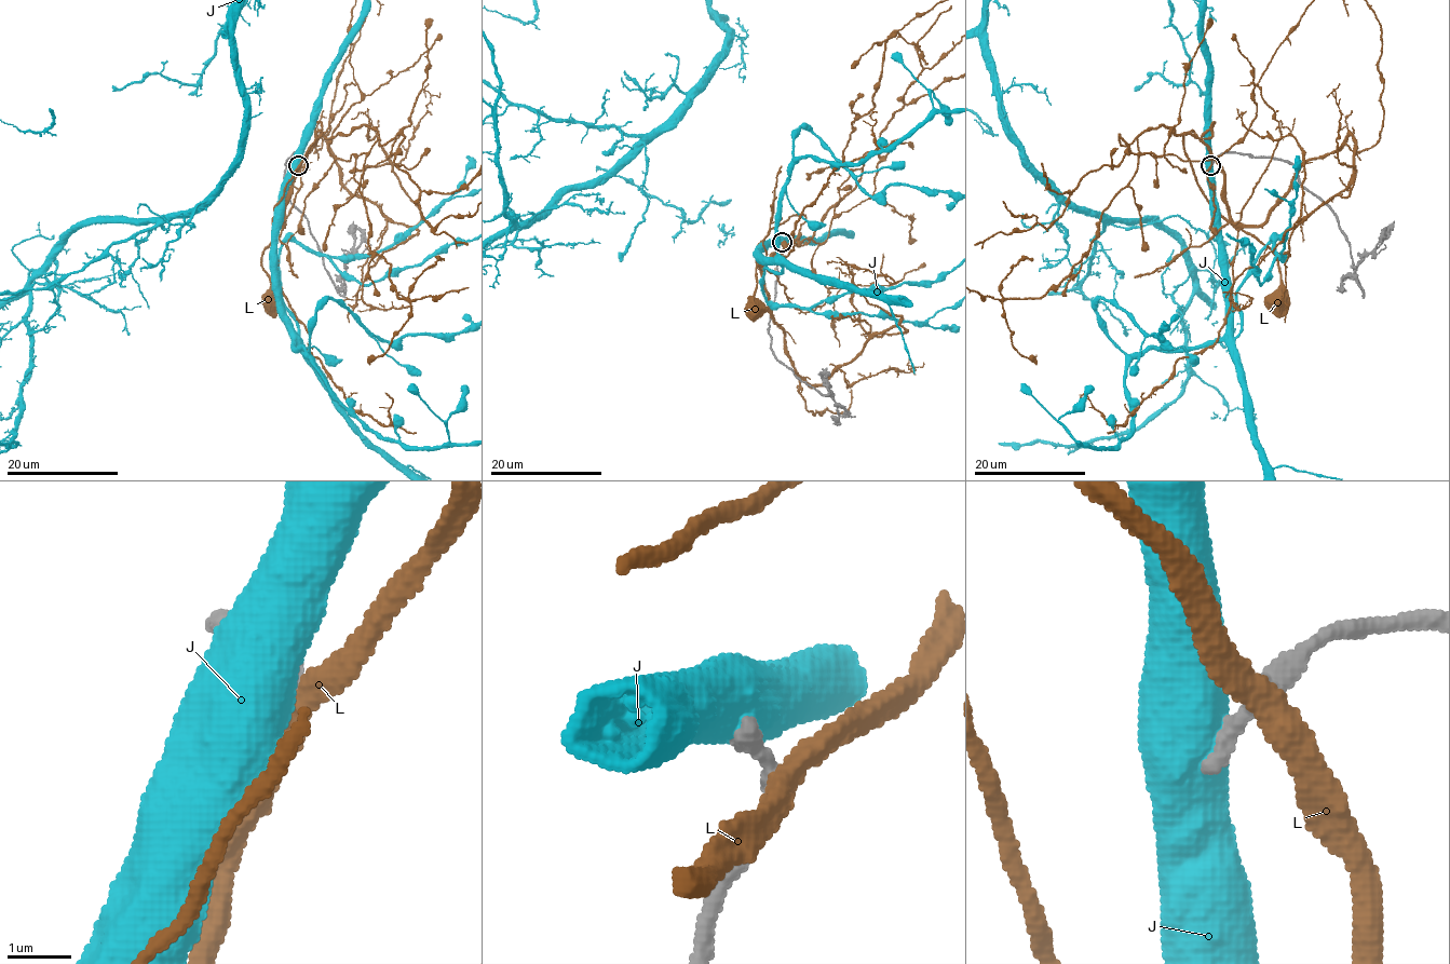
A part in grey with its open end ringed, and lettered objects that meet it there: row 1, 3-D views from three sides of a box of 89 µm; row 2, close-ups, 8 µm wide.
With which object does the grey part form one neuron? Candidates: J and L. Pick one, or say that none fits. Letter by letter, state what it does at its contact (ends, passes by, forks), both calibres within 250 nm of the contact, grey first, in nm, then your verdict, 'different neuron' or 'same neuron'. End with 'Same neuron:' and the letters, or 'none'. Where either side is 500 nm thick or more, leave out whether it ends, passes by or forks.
J: 320 nm thick on the grey side, 750 nm on the other; different neuron
L: it passes by; 280 nm thick on the grey side, 400 nm on the other; different neuron
Same neuron: none

